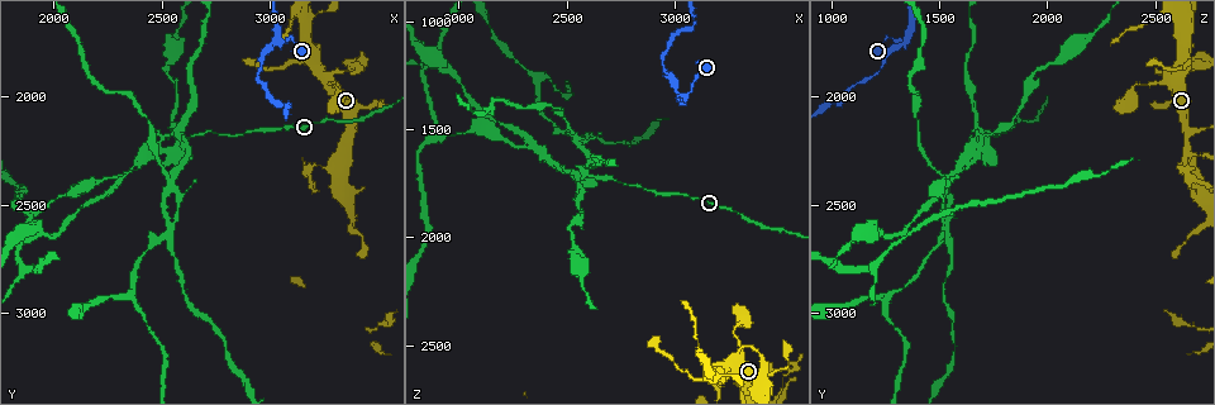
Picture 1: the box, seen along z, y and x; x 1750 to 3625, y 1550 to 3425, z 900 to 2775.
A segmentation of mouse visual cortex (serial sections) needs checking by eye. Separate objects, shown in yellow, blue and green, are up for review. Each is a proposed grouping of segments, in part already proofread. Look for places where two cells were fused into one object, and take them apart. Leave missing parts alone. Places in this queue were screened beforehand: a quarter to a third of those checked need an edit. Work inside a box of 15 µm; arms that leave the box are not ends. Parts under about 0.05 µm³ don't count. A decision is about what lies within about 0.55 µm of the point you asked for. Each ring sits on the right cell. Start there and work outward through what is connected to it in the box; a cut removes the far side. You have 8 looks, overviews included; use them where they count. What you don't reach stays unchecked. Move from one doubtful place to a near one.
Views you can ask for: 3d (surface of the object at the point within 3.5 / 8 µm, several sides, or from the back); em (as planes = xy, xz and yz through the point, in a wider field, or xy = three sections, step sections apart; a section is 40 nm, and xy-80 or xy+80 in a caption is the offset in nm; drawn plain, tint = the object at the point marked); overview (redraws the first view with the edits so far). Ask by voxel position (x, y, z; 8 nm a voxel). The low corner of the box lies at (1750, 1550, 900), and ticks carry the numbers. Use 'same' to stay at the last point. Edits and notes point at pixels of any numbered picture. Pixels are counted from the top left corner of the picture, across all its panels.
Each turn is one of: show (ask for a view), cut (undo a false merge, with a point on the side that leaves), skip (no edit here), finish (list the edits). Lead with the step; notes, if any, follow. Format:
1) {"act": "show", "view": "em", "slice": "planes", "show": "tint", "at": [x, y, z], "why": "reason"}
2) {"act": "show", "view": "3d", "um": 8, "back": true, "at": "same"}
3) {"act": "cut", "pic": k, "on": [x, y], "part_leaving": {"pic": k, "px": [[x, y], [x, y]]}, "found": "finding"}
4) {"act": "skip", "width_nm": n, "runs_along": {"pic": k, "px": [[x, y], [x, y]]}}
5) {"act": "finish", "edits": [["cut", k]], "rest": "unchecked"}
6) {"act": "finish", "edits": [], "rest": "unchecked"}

{"act": "show", "view": "3d", "um": 3.5, "at": [3270, 1920, 2560], "why": "sharp bend"}

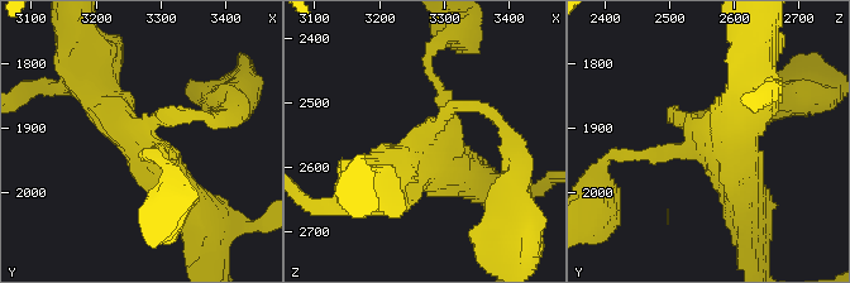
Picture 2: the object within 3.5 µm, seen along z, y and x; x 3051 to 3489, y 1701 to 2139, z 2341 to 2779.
{"act": "show", "view": "em", "slice": "xy", "step": 2, "show": "tint", "at": [3275, 1910, 2560], "arms": 4, "arm_widths_nm": [150, 150, 450, 500]}

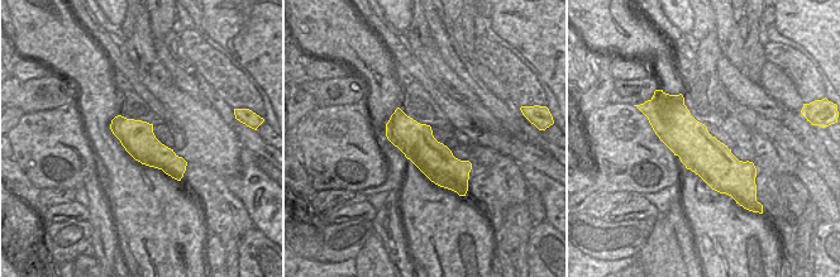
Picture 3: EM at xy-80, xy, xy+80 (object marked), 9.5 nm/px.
{"act": "show", "view": "em", "slice": "xy", "step": 3, "show": "tint", "at": "same", "why": "another direction"}

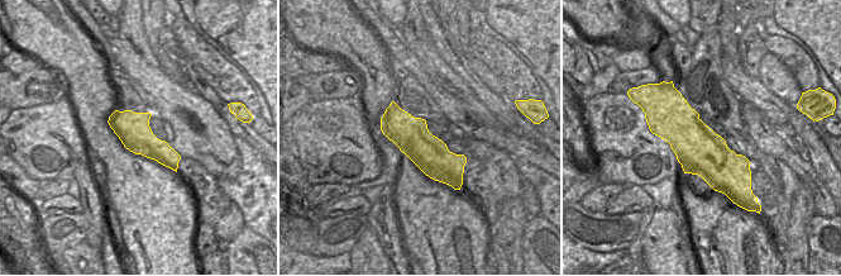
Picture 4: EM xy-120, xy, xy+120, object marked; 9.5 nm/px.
{"act": "skip", "width_nm": 340, "runs_along": {"pic": 2, "px": [[741, 187], [732, 148], [677, 118]]}, "found": "one cell here"}

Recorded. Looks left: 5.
{"act": "show", "view": "3d", "um": 3.5, "at": [3220, 2320, 2610], "why": "thin neck"}

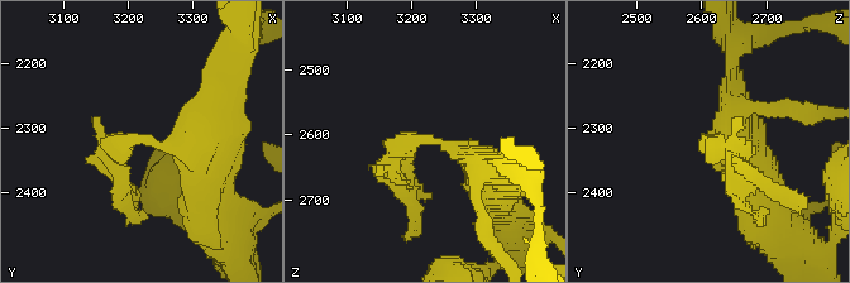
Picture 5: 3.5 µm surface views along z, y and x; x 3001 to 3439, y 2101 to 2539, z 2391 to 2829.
{"act": "show", "view": "em", "slice": "planes", "show": "tint", "at": [3230, 2315, 2610], "why": "need the tissue"}

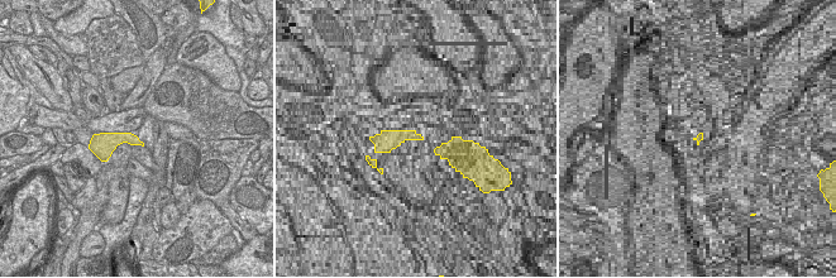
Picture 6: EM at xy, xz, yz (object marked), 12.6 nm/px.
{"act": "cut", "pic": 5, "on": [119, 152], "width_nm": 190, "part_leaving": {"pic": 5, "px": [[158, 145], [132, 138], [104, 153], [128, 188]]}, "found": "two cells meet here"}

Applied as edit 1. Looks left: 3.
{"act": "show", "view": "3d", "um": 3.5, "at": [1900, 2540, 1530], "why": "arms part here"}

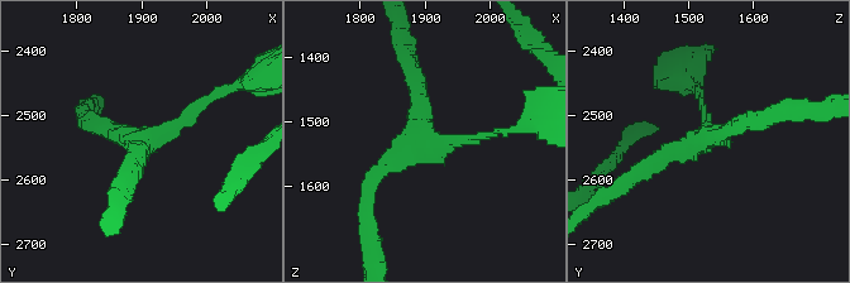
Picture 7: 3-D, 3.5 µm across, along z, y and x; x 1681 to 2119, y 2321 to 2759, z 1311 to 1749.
{"act": "show", "view": "em", "slice": "xy", "step": 1, "show": "tint", "at": [1900, 2540, 1535], "why": "shape alone is not enough"}

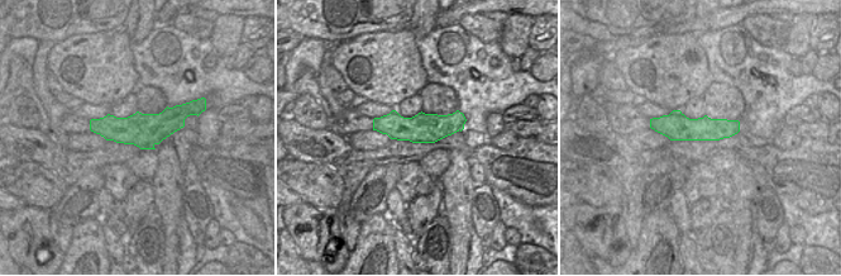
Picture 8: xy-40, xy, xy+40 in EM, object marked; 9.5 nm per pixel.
{"act": "skip", "arm_widths_nm": [100, 200, 250], "runs_along": {"pic": 8, "px": [[184, 112], [158, 127], [92, 127]]}, "found": "continuous, no second cell"}

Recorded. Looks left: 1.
{"act": "finish", "edits": [["cut", 5]], "rest": "unchecked"}

